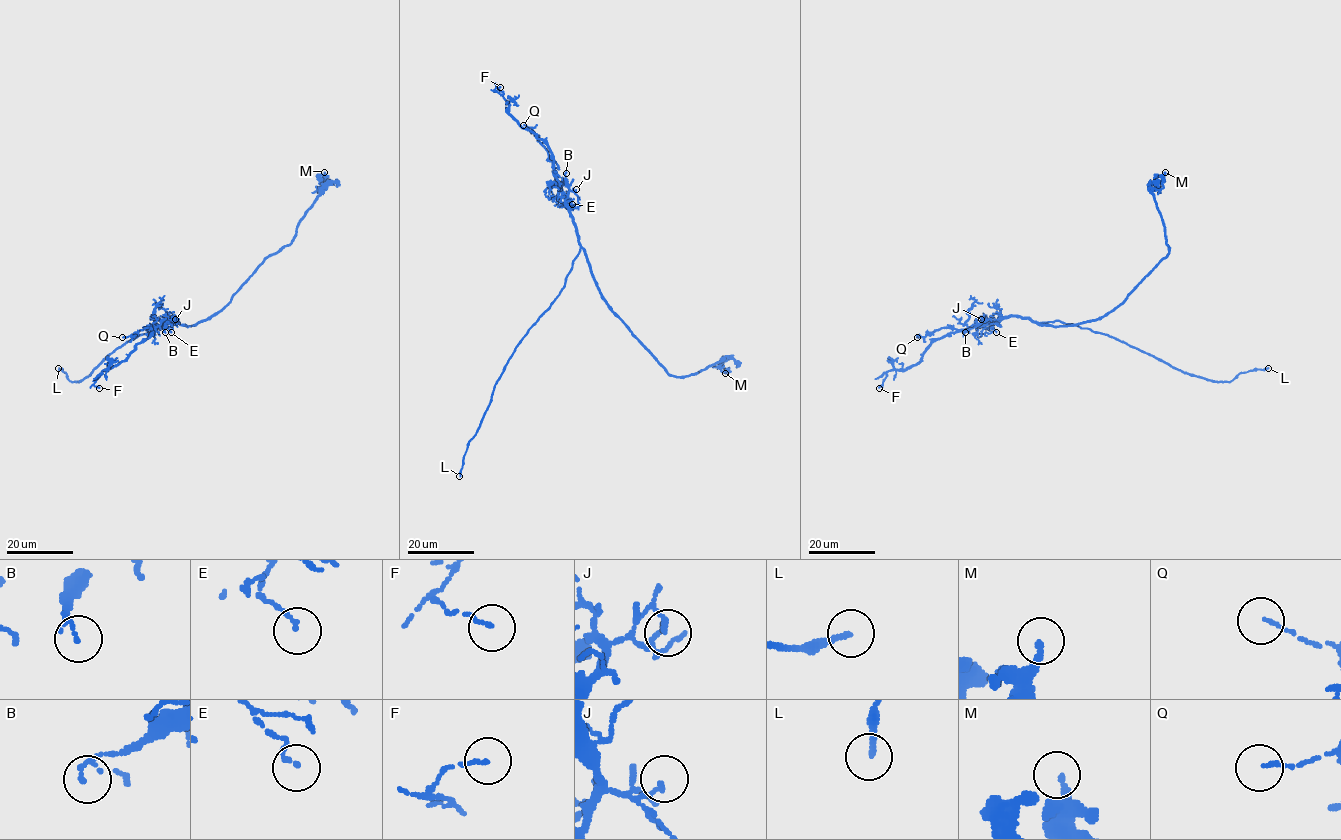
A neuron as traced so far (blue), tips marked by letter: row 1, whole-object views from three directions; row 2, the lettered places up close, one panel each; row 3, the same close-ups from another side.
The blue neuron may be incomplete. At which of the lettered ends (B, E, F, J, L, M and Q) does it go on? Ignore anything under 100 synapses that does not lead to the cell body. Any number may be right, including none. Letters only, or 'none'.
L

